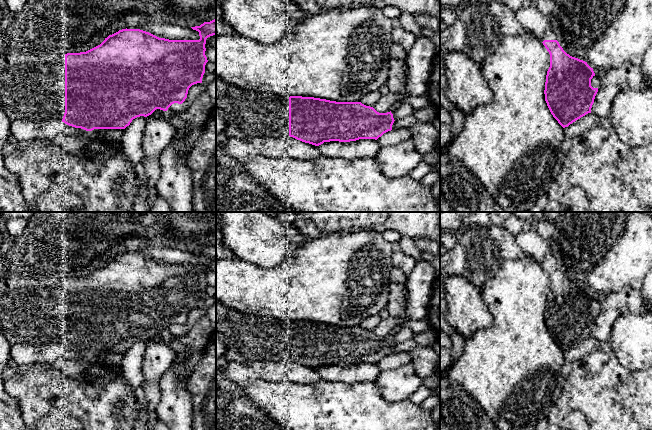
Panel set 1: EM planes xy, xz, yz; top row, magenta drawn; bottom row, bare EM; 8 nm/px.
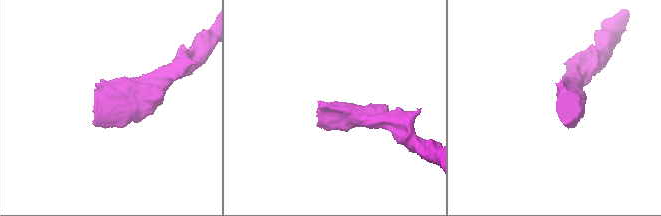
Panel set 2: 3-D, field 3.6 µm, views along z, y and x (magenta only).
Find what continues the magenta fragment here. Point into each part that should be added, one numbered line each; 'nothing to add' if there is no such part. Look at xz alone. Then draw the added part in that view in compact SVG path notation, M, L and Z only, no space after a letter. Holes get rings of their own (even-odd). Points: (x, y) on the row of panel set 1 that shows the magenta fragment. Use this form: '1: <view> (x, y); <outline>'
1: xz (249, 114); M226 83L227 92L216 100L226 120L224 133L227 137L245 141L258 137L289 136L289 97L257 92Z

